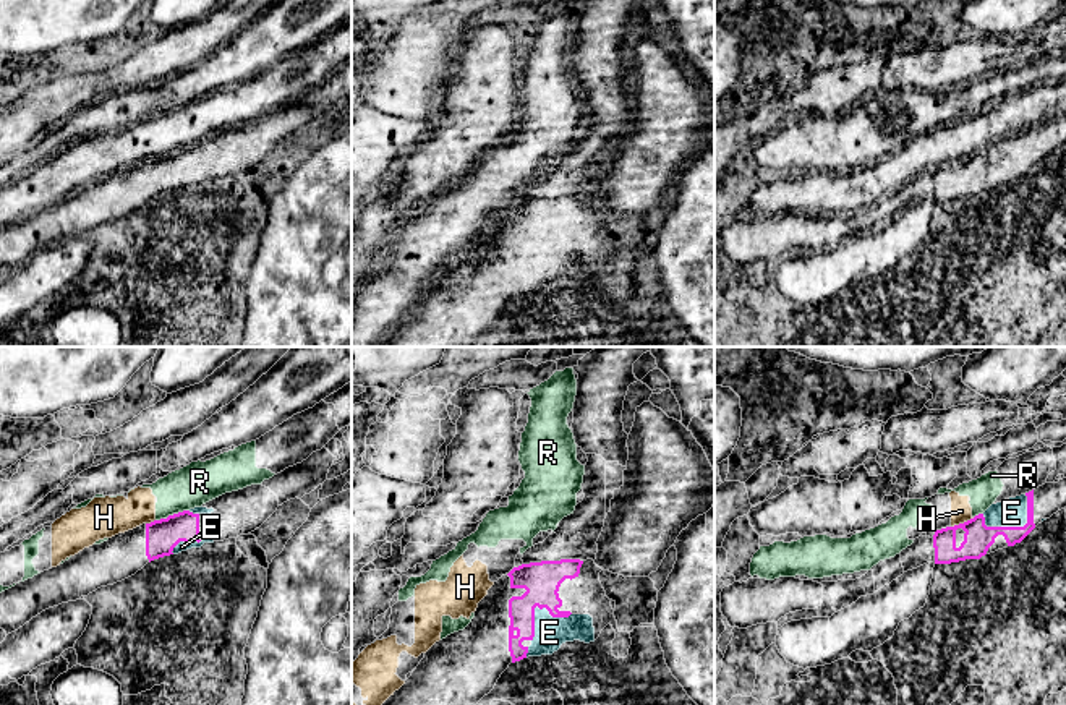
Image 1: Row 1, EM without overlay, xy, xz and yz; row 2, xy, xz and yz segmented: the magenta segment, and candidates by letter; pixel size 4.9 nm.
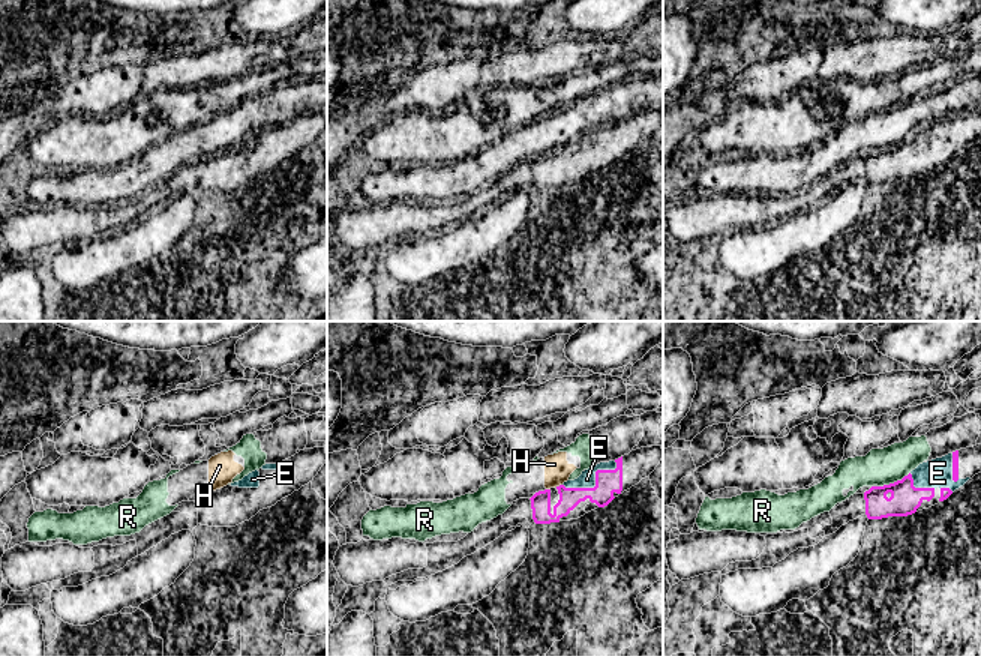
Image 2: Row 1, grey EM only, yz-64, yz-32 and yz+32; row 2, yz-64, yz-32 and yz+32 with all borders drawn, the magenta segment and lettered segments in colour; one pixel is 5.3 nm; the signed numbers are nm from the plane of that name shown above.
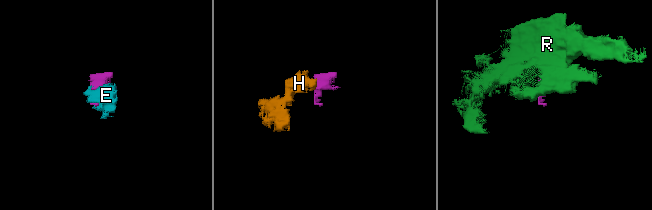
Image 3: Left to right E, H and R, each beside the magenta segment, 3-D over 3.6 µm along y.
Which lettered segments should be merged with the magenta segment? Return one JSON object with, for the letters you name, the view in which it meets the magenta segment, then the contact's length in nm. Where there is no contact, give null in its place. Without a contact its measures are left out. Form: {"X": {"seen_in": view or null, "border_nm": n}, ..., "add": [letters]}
{"E": {"seen_in": "yz", "border_nm": 260}, "add": ["E"]}

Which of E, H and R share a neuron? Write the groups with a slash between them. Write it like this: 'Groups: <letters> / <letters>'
Groups: E / H / R

